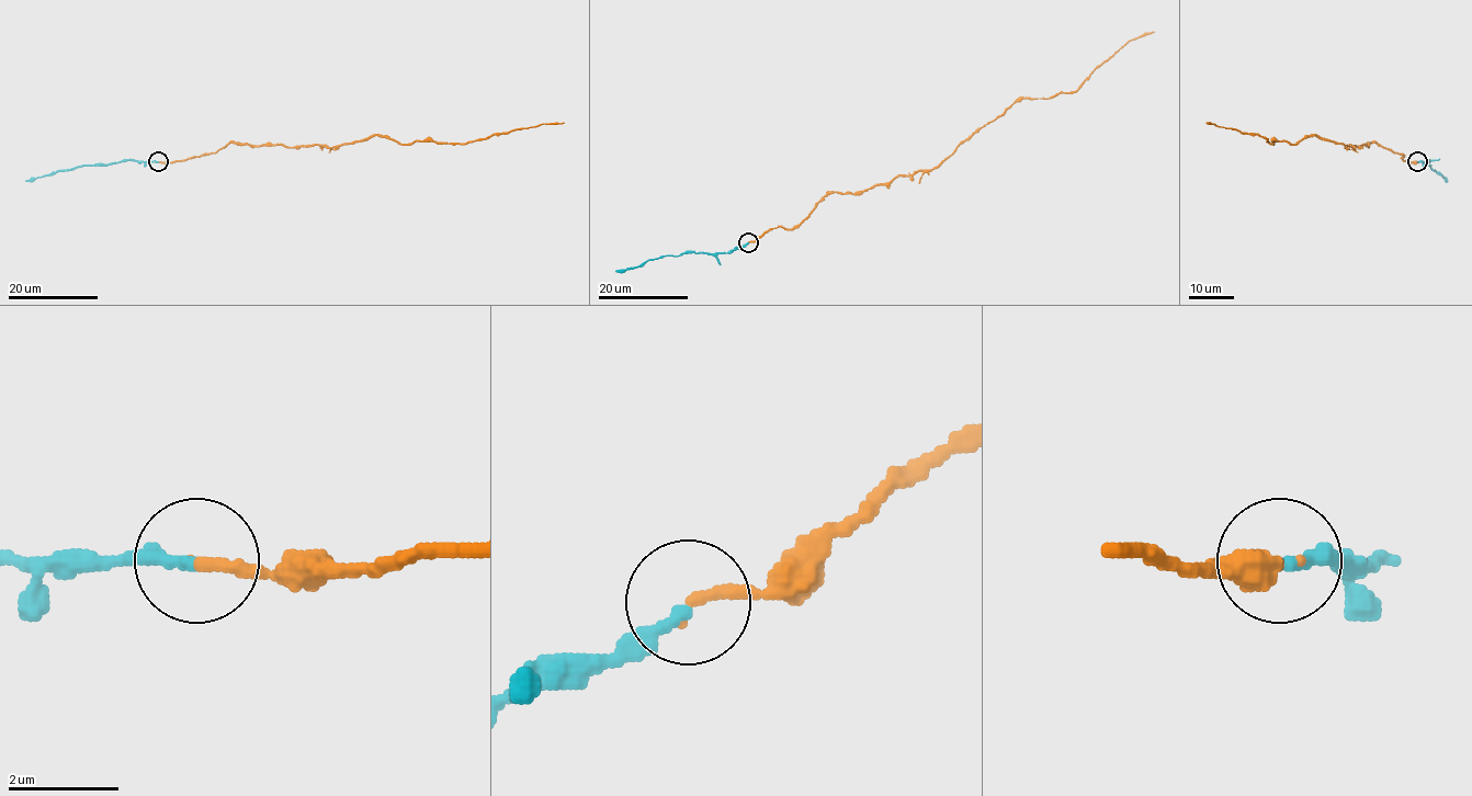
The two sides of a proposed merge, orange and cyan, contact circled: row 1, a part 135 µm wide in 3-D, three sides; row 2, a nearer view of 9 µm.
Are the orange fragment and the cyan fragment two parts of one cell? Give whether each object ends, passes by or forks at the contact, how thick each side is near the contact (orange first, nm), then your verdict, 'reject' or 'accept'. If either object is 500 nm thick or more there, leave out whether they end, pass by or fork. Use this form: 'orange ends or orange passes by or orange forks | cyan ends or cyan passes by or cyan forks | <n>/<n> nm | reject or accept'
orange ends | cyan ends | 240/280 nm | accept

